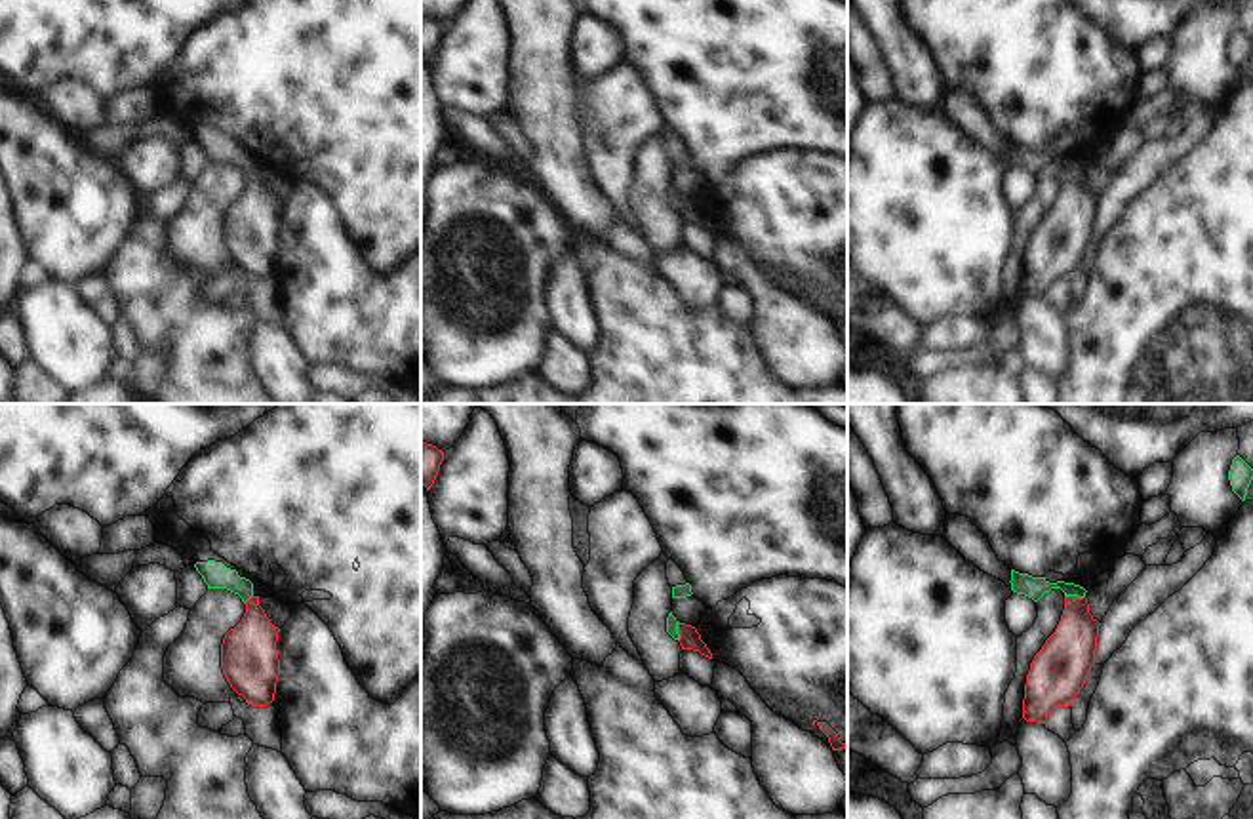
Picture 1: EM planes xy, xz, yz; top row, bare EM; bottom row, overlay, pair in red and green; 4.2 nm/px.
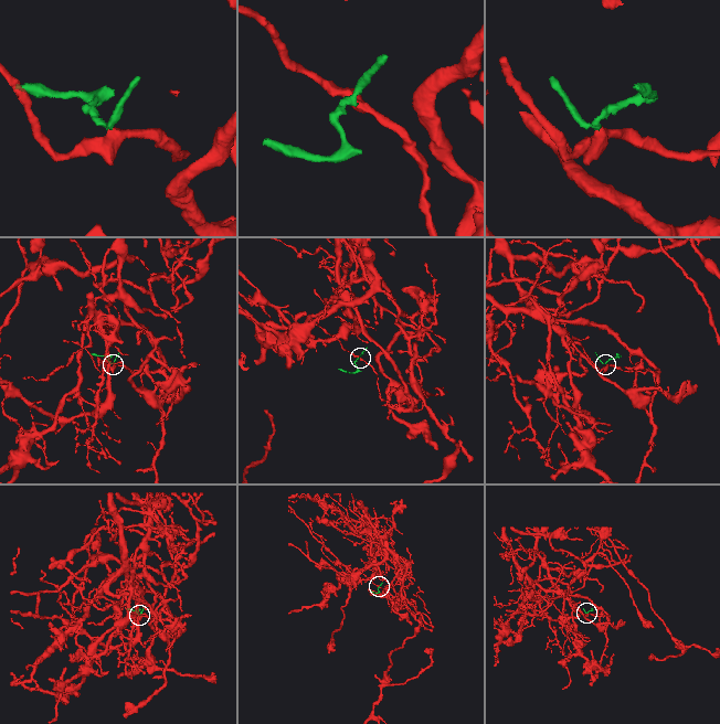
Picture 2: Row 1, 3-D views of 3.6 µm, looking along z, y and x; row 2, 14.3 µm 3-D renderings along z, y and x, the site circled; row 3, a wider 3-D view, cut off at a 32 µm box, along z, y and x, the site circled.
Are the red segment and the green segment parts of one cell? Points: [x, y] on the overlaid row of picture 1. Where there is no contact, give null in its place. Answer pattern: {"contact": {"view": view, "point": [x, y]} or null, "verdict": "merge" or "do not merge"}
{"contact": {"view": "yz", "point": [1074, 597]}, "verdict": "merge"}

